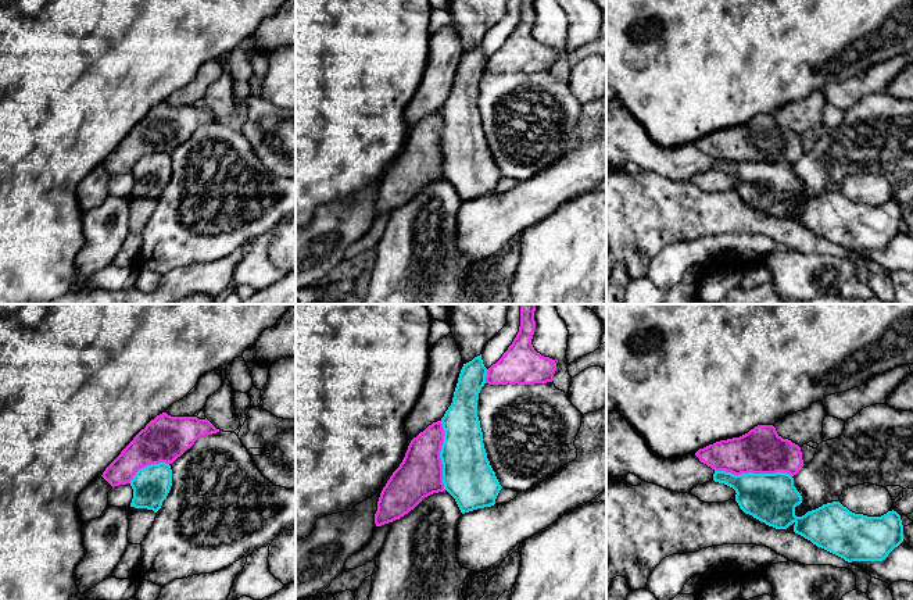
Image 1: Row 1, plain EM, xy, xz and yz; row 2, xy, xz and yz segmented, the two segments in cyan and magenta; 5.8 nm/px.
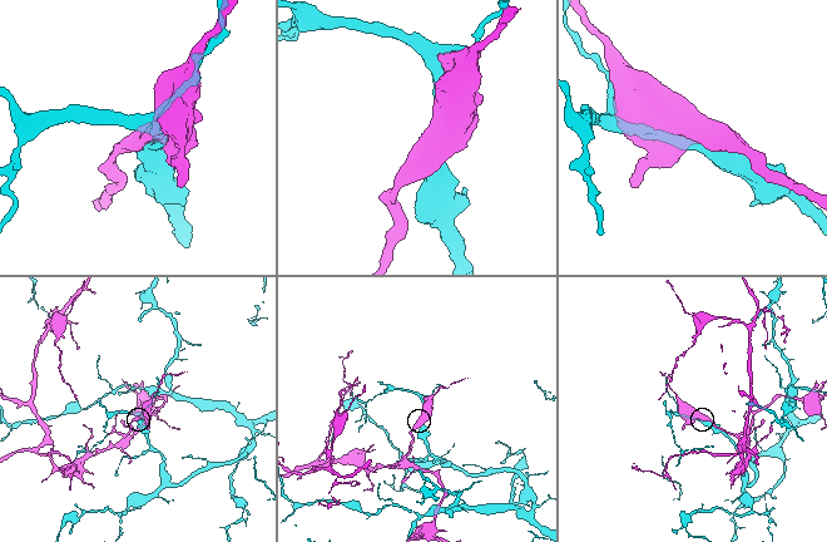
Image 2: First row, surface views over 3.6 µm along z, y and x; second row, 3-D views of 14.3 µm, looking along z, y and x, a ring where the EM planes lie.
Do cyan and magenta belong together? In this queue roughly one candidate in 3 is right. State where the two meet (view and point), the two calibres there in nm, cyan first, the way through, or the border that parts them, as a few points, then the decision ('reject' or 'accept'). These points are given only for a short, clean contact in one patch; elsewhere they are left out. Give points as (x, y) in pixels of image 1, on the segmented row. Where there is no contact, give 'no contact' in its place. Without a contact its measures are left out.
yz (754, 474) | 280/260 nm | reject

